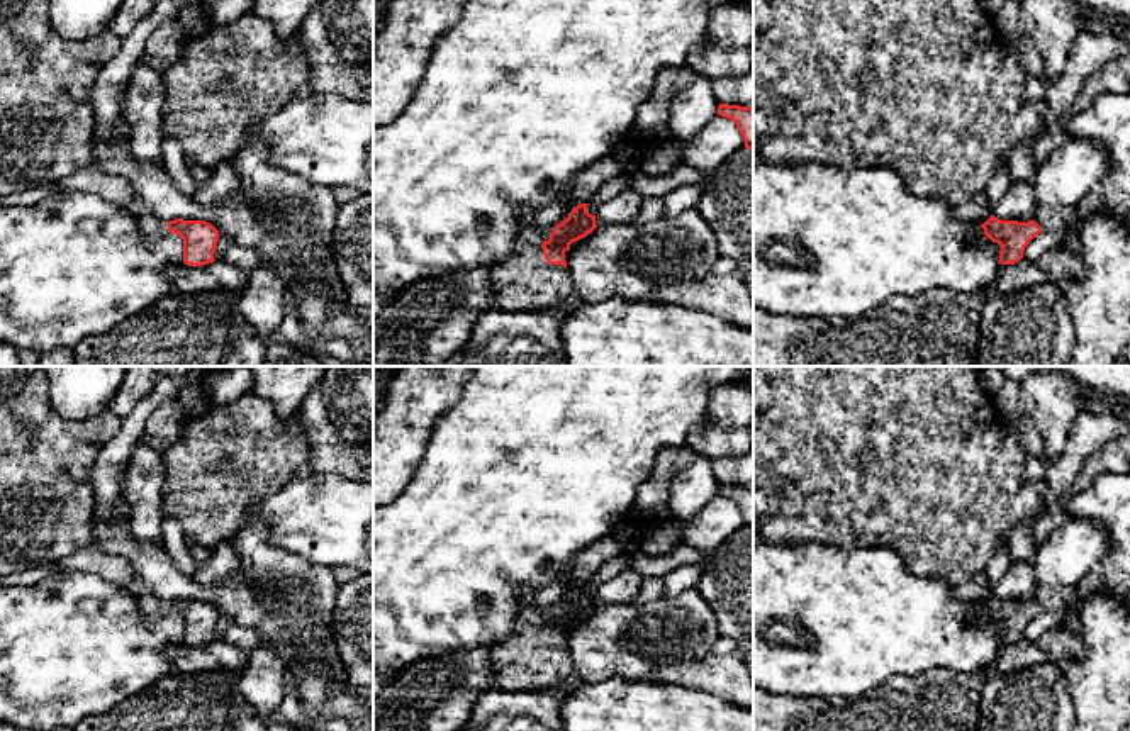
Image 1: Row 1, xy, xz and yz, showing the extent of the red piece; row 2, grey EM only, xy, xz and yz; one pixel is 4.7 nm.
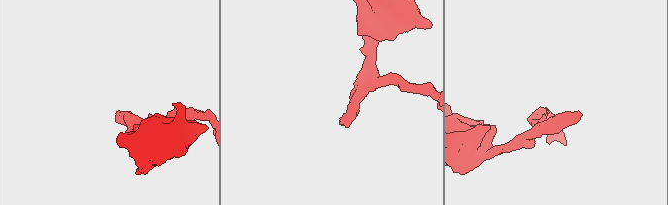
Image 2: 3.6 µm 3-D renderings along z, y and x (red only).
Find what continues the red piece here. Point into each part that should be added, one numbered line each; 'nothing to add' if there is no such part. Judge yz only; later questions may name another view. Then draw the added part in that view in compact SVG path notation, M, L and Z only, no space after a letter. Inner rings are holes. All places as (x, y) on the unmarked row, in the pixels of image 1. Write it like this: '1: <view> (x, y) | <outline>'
1: yz (1049, 599) | M1038 583L1033 600L1042 612L1071 611L1077 604L1077 592L1074 589L1055 590Z

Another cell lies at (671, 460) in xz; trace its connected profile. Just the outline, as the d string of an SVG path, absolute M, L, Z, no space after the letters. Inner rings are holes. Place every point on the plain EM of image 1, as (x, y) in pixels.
M689 446L665 448L660 451L660 455L655 460L652 475L640 487L636 494L636 502L624 516L624 521L633 522L641 531L641 536L633 543L624 544L624 550L640 550L643 534L650 526L670 521L670 482L696 456L697 453Z

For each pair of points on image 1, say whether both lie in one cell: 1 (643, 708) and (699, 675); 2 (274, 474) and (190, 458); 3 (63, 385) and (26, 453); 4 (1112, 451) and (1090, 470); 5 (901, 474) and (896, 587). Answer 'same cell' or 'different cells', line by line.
1: different cells
2: same cell
3: different cells
4: same cell
5: different cells

